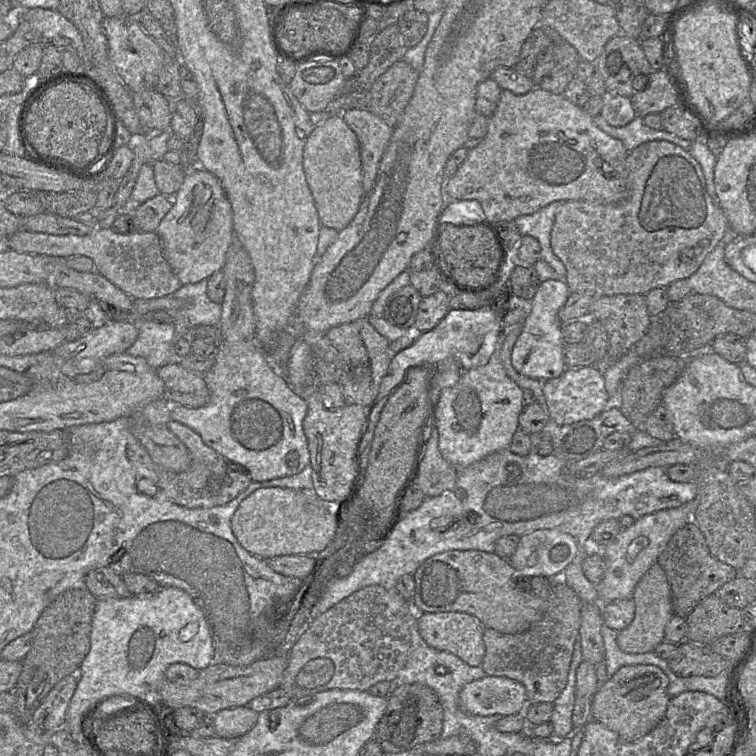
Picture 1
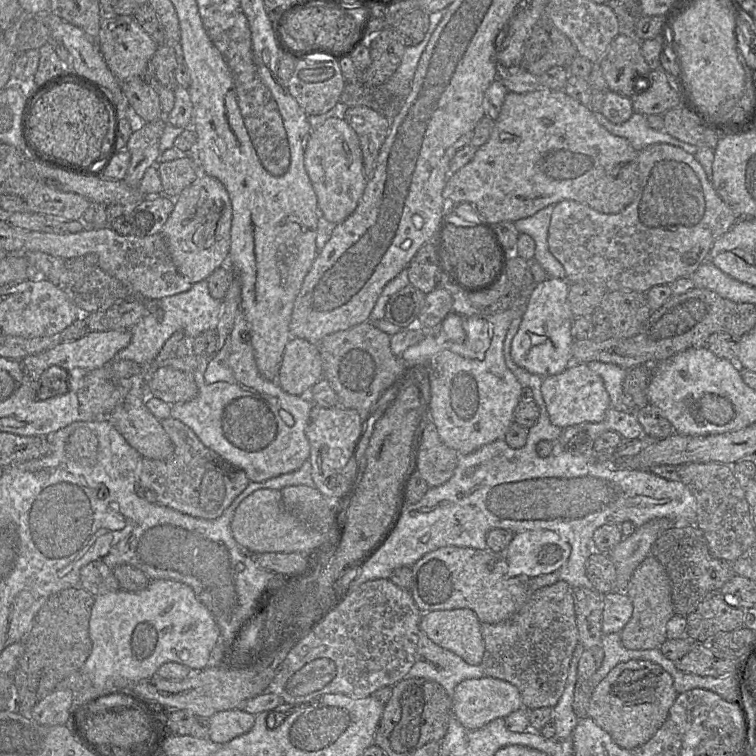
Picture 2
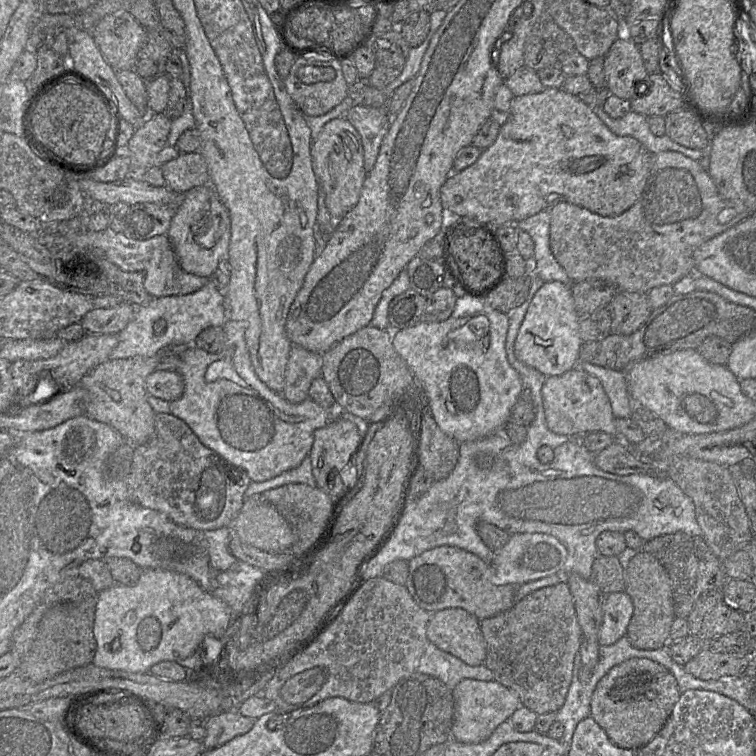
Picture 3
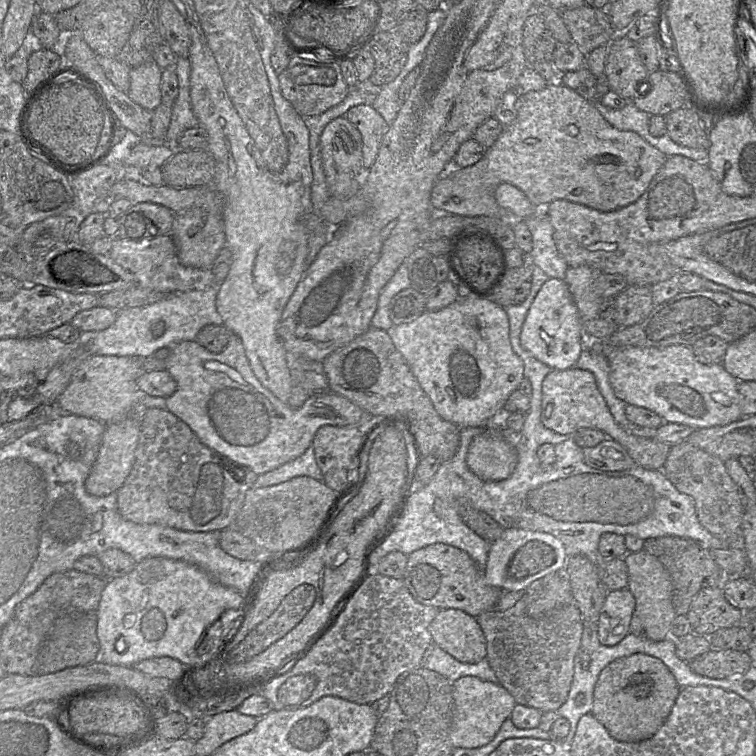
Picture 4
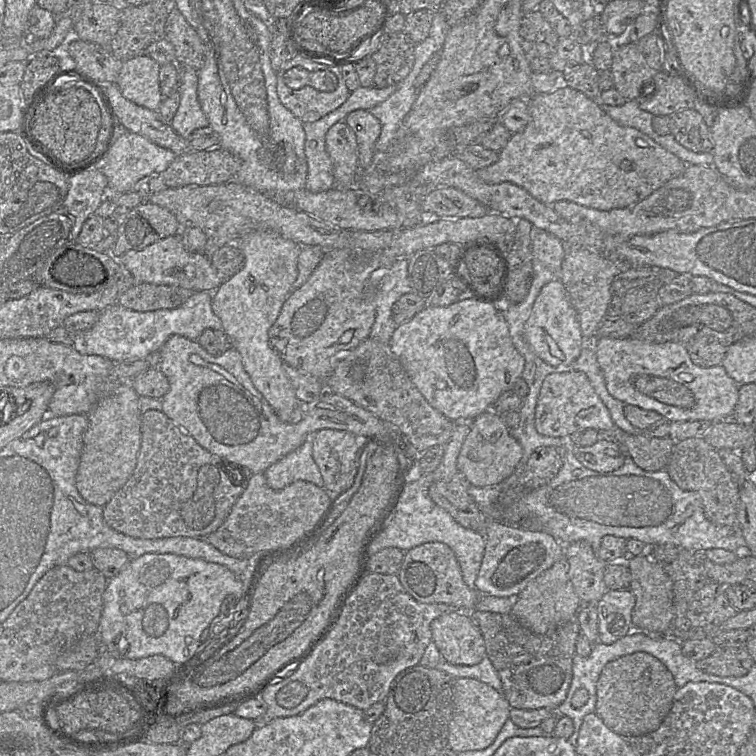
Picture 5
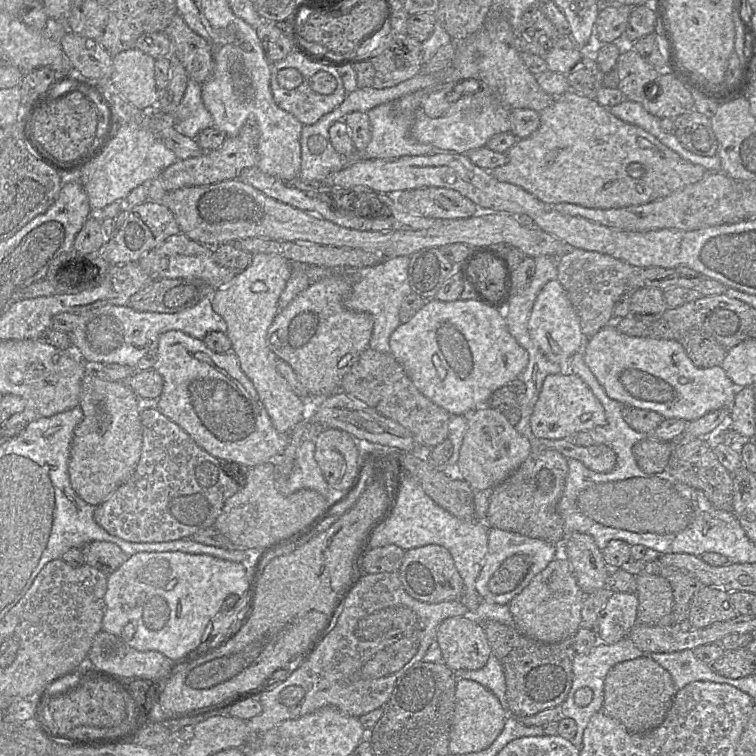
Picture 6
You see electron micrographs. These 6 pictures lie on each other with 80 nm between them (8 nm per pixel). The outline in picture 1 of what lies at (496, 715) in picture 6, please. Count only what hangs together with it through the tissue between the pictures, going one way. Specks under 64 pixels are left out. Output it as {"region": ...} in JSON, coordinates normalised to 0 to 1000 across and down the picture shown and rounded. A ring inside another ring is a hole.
{"region":[[[643,893],[616,905],[607,917],[608,935],[623,946],[692,944],[697,934],[694,909],[669,896]]]}

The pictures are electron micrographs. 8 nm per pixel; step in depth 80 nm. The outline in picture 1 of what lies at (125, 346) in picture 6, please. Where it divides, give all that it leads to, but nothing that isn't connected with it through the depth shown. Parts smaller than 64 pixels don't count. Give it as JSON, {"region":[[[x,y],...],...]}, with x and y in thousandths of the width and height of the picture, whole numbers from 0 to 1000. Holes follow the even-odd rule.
{"region":[[[275,369],[257,376],[243,376],[228,392],[241,396],[243,403],[229,414],[231,419],[246,418],[253,431],[290,430],[294,414],[292,401],[282,399],[274,389]],[[197,421],[184,422],[183,446],[167,467],[190,474],[204,488],[233,478],[229,456],[230,426],[213,427]]]}

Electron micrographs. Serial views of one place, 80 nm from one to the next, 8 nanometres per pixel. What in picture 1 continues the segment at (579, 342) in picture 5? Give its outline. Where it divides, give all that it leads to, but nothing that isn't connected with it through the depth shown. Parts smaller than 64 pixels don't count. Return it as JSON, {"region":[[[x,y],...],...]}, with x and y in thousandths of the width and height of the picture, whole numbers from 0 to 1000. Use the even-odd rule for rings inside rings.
{"region":[[[726,369],[714,373],[712,384],[698,401],[698,415],[677,463],[676,478],[688,495],[718,505],[741,497],[750,487],[745,474],[745,427],[738,411],[753,389],[754,382],[746,370]]]}

